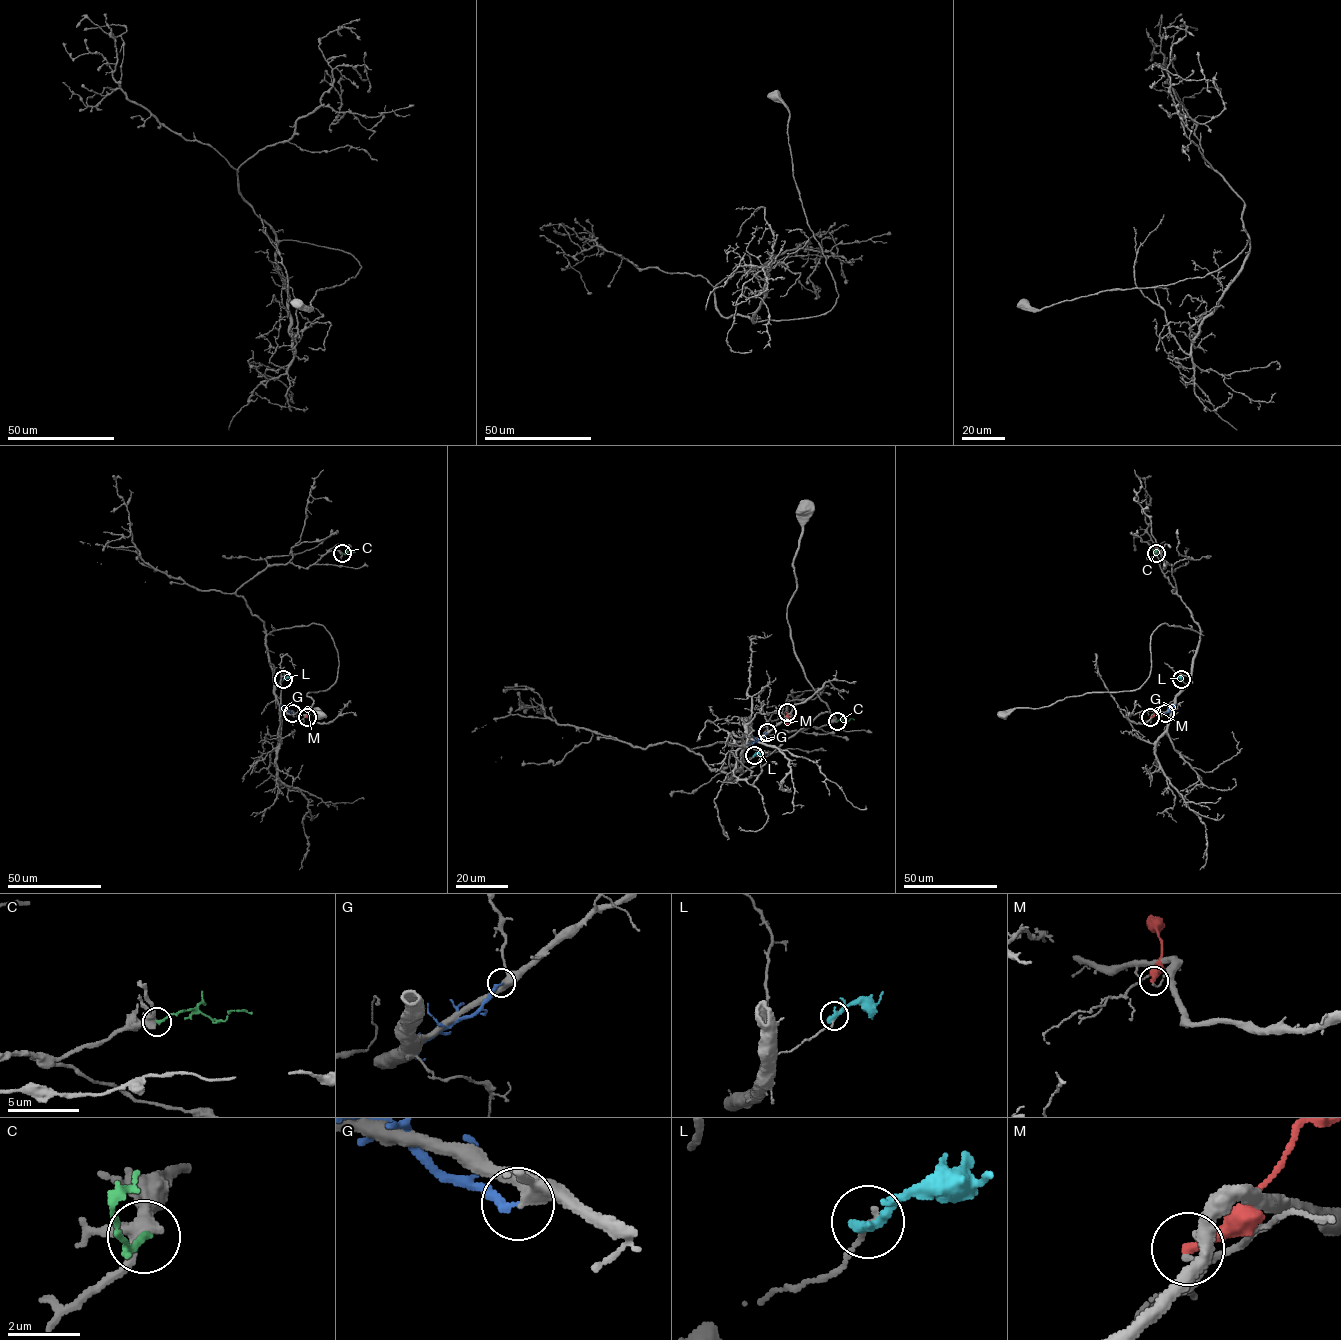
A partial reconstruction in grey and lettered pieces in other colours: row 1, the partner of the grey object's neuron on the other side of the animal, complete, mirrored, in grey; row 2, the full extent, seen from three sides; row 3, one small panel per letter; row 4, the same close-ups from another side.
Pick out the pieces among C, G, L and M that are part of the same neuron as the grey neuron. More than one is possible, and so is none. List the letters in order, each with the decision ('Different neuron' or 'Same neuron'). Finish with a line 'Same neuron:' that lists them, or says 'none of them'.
C: Different neuron
G: Different neuron
L: Different neuron
M: Different neuron
Same neuron: none of them

